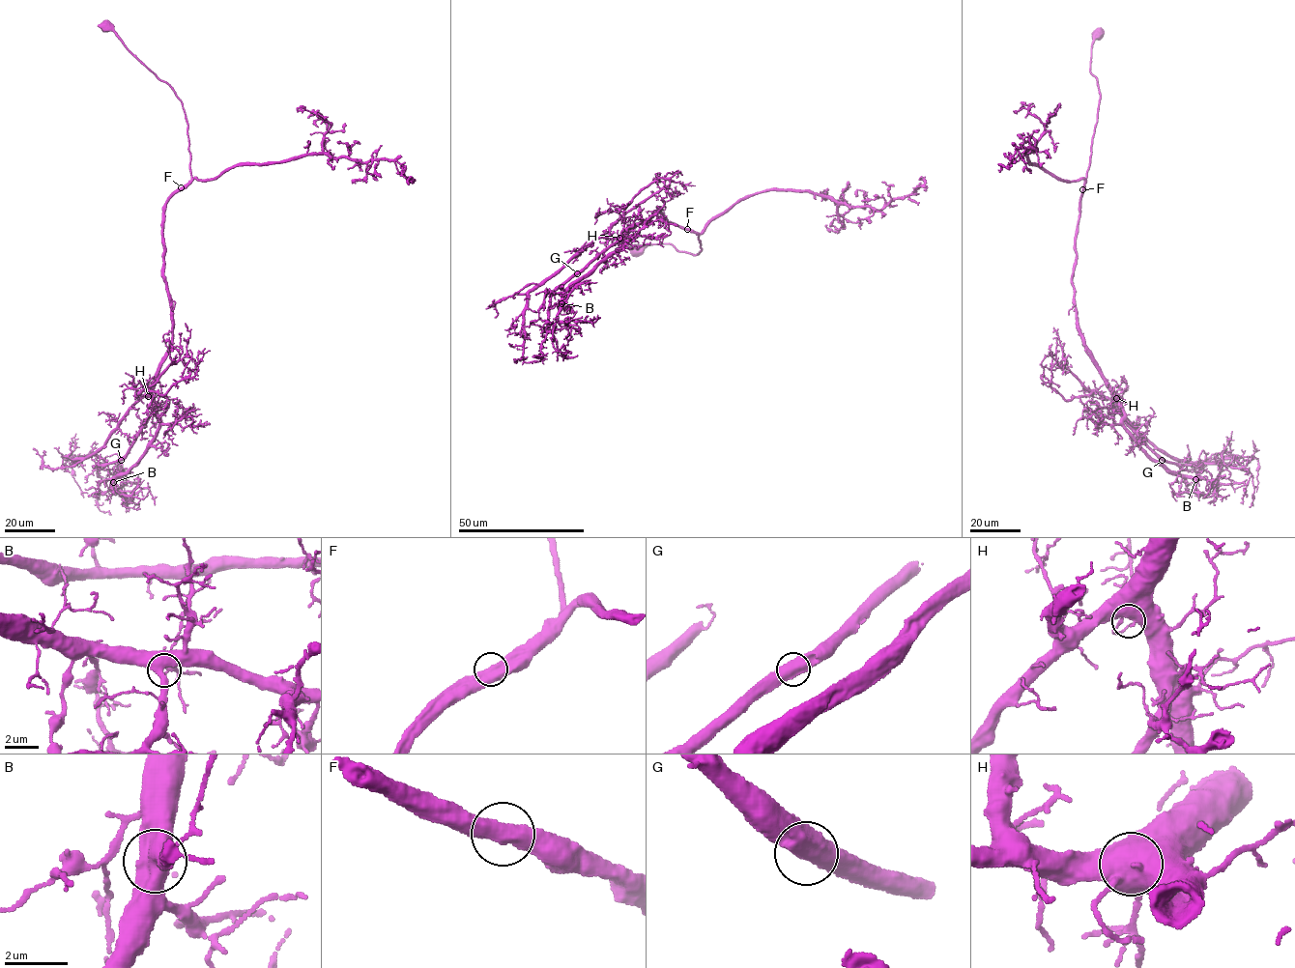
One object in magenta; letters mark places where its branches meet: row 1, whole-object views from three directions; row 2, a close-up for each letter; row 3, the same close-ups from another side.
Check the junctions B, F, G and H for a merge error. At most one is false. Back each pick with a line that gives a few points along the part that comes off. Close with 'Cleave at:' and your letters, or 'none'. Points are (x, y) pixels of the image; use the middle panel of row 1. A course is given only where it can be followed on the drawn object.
Cleave at: none

